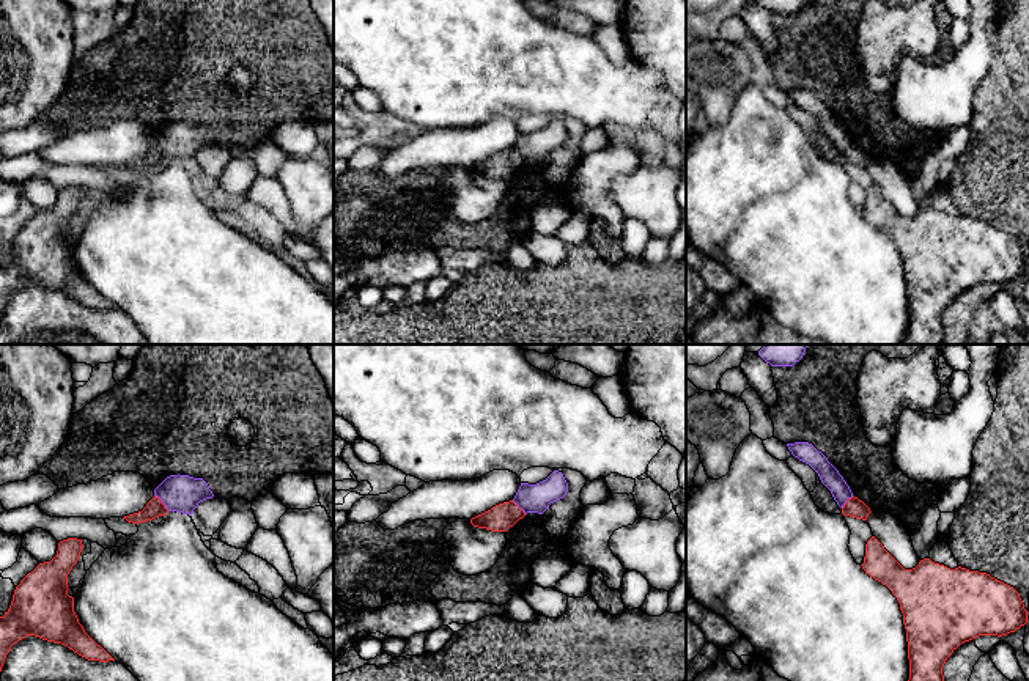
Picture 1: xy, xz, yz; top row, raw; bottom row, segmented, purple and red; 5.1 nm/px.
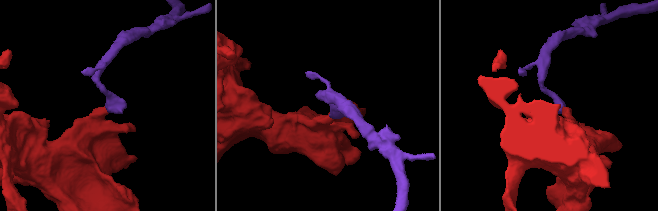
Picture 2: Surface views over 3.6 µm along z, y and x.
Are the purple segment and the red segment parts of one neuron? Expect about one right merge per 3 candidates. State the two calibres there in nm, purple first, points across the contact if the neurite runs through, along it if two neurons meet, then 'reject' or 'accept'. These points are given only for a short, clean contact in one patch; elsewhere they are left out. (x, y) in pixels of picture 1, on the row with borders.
calibres 190 and 90 nm; border xy (154, 494), (169, 510); reject

